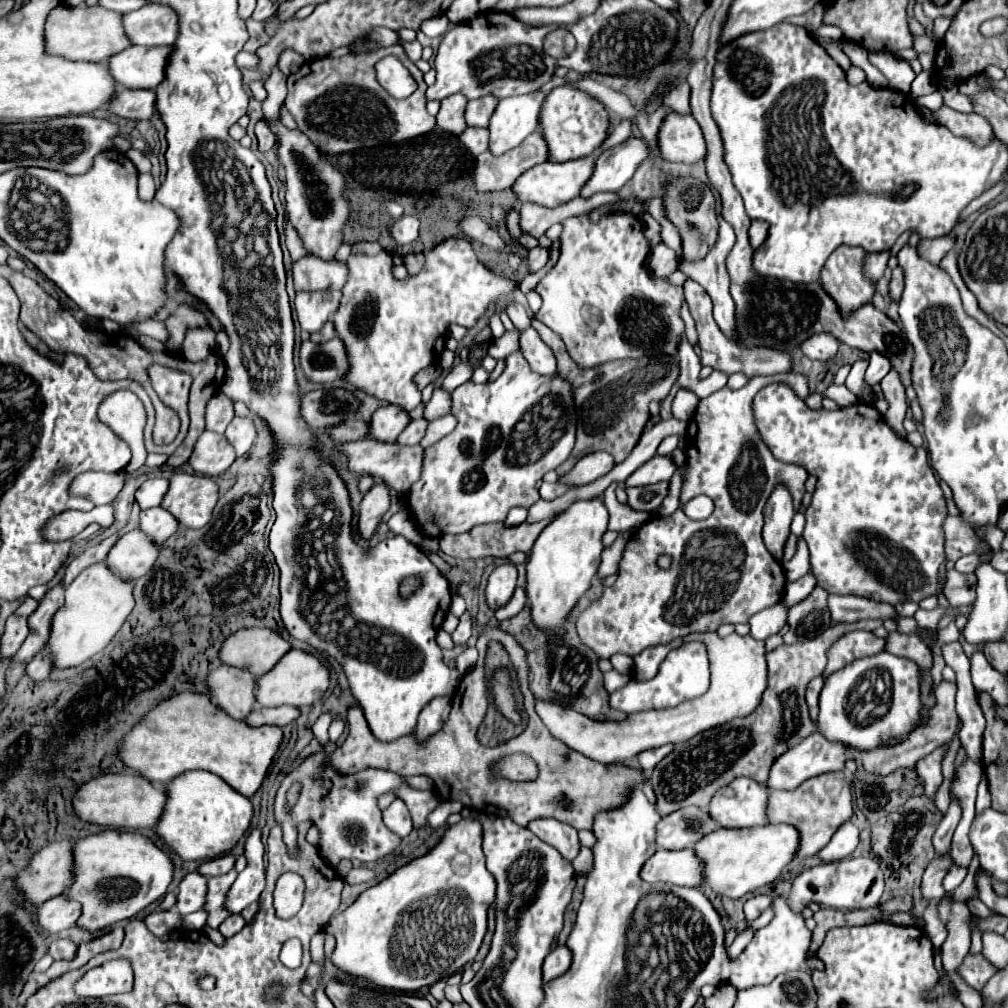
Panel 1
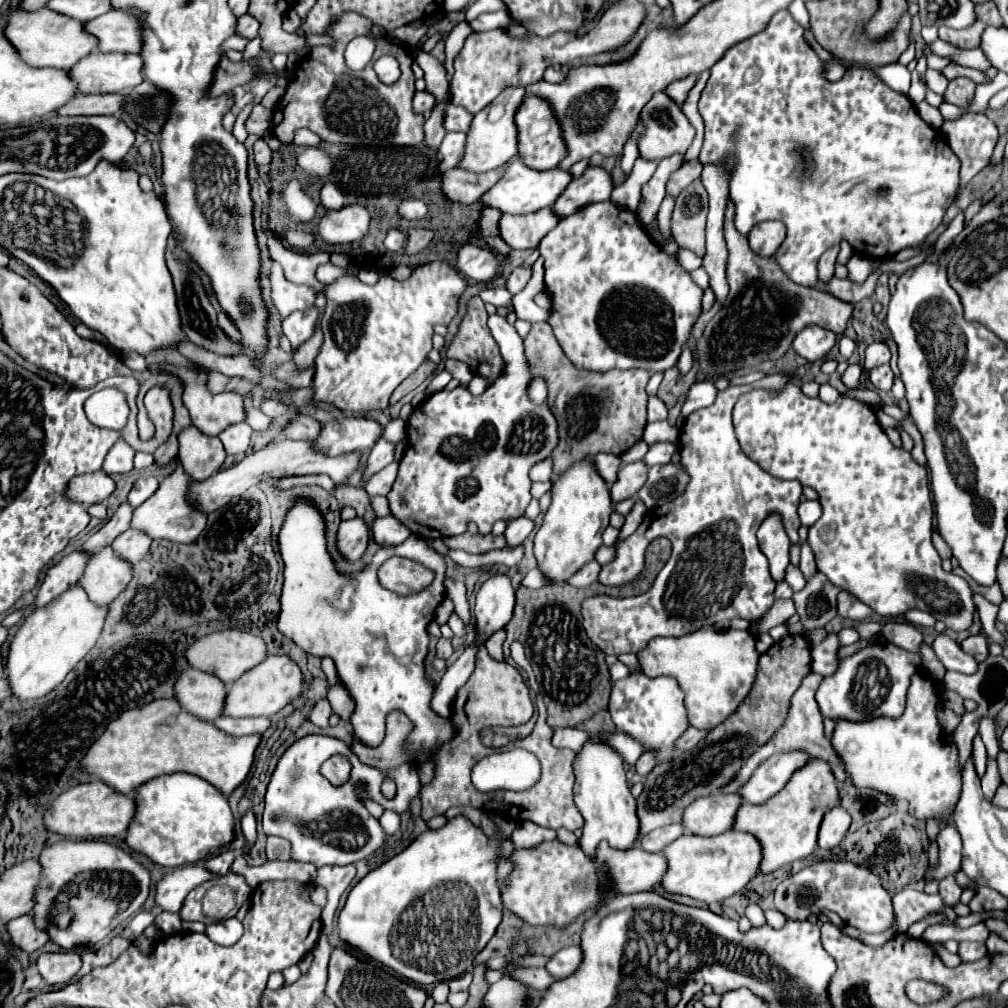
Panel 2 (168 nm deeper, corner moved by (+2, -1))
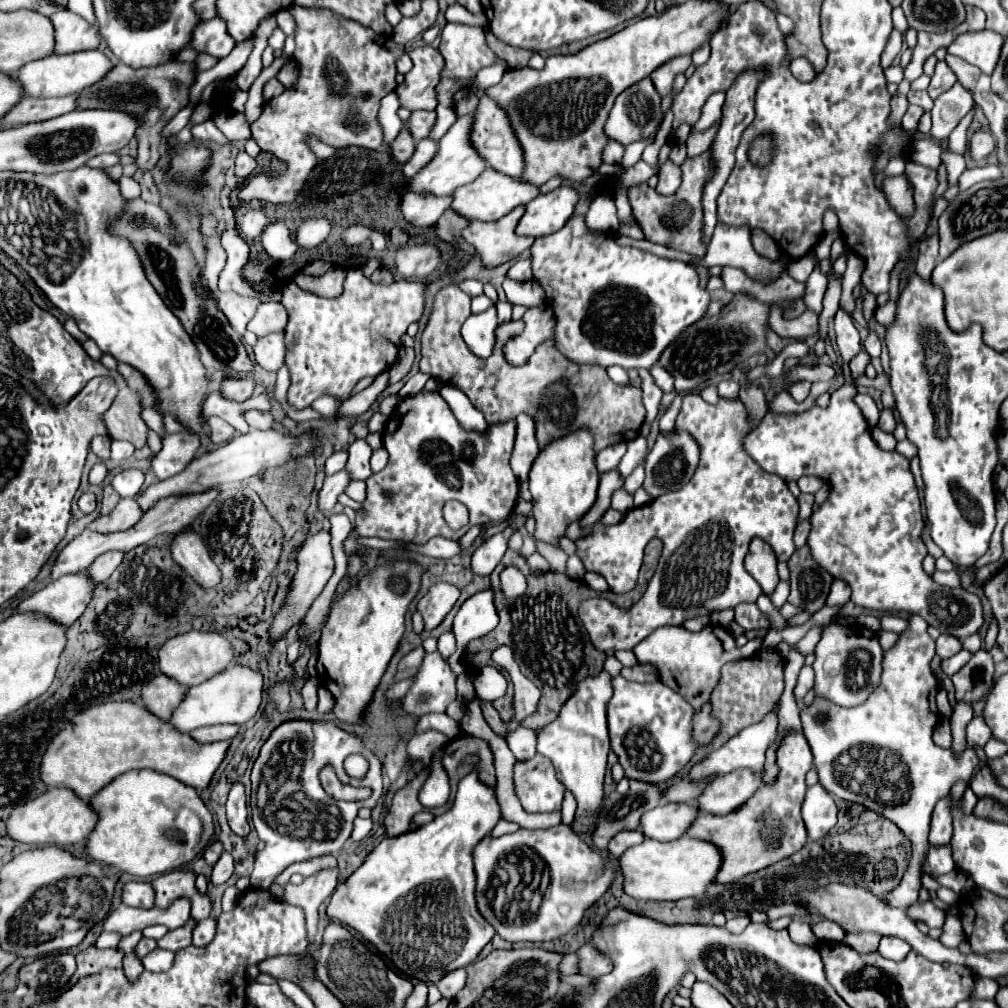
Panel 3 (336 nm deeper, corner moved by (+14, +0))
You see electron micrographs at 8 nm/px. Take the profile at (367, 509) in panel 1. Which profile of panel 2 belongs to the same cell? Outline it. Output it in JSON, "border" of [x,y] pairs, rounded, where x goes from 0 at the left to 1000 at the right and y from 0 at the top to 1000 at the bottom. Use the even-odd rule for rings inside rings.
{"border":[[[357,513],[337,519],[333,531],[333,543],[345,559],[355,557],[363,547],[363,541],[365,541],[365,521]]]}

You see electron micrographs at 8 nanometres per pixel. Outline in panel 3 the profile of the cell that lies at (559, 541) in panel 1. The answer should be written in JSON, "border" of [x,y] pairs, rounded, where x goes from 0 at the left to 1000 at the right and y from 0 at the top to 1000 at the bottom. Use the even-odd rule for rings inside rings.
{"border":[[[575,427],[562,435],[550,437],[538,446],[526,466],[526,488],[528,488],[528,512],[532,514],[530,536],[554,542],[556,534],[562,532],[562,524],[567,516],[575,516],[589,500],[593,486],[593,466],[589,460],[589,437],[587,431]]]}

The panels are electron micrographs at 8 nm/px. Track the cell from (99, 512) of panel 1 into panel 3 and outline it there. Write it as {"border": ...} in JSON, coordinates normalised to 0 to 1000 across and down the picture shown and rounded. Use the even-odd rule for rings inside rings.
{"border":[[[91,488],[81,490],[81,492],[77,494],[77,502],[79,502],[79,506],[81,506],[83,510],[91,510],[93,504],[95,504],[95,492],[93,492]]]}

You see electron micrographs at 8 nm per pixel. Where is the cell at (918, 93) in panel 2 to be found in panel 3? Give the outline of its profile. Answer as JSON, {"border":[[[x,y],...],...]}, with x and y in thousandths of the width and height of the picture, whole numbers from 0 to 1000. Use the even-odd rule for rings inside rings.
{"border":[[[903,89],[901,91],[901,101],[903,103],[911,103],[917,109],[923,109],[925,107],[925,97],[919,91],[915,91],[915,89]]]}

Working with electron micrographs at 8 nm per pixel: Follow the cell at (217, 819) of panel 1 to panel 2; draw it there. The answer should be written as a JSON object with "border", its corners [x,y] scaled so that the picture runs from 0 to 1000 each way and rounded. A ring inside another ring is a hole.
{"border":[[[169,767],[149,773],[135,783],[133,797],[135,797],[135,807],[125,822],[123,834],[131,844],[143,848],[145,852],[149,852],[159,860],[183,860],[188,856],[202,854],[202,850],[206,850],[208,844],[222,842],[232,832],[232,811],[224,791],[214,781],[210,781],[208,777],[204,777],[194,769]]]}

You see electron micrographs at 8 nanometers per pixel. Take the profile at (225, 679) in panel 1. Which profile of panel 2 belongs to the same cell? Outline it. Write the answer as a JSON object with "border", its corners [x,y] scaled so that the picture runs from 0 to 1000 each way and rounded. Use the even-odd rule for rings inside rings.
{"border":[[[188,662],[183,664],[173,678],[175,695],[181,703],[200,715],[210,715],[220,709],[222,689],[224,680],[218,678],[218,674]]]}

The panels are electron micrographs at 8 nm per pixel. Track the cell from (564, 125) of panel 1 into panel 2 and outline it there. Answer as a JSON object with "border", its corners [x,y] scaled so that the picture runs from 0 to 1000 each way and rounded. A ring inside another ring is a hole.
{"border":[[[522,94],[516,106],[512,108],[510,122],[514,130],[514,154],[518,156],[522,166],[532,170],[542,170],[542,168],[550,168],[556,162],[556,158],[560,158],[562,148],[556,134],[556,124],[552,122],[552,116],[548,114],[548,110],[544,110],[544,102],[540,102],[538,98],[532,98],[530,94]]]}

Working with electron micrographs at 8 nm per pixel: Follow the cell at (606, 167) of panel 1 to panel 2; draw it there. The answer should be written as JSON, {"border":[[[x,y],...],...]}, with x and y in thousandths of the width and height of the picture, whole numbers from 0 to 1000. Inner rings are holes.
{"border":[[[583,166],[577,176],[569,178],[558,189],[558,193],[548,203],[548,211],[556,217],[563,215],[585,201],[603,199],[605,191],[607,191],[605,174],[597,166]]]}

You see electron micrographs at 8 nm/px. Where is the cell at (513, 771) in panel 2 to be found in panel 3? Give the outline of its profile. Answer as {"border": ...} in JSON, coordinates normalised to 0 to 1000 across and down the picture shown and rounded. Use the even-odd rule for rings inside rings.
{"border":[[[472,766],[462,768],[444,806],[413,823],[381,831],[367,845],[363,855],[331,883],[325,909],[351,921],[399,966],[423,976],[433,976],[444,964],[464,958],[490,929],[472,899],[468,843],[496,812],[491,784],[478,780]]]}

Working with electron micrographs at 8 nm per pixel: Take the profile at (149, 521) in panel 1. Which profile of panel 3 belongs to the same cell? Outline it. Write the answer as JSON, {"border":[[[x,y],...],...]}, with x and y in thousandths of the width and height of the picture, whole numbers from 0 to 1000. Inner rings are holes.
{"border":[[[111,546],[101,550],[99,554],[95,554],[95,558],[87,563],[87,569],[91,569],[91,575],[95,577],[103,577],[111,571],[111,567],[119,562],[119,558],[123,556],[125,548],[123,546]]]}

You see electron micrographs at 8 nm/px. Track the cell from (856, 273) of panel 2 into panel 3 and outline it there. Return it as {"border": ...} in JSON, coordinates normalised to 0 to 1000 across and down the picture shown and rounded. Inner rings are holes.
{"border":[[[831,306],[827,313],[827,329],[829,341],[835,353],[835,369],[837,381],[823,391],[823,401],[819,405],[806,403],[792,411],[768,411],[760,409],[752,423],[736,435],[738,448],[752,458],[752,462],[762,468],[774,472],[778,478],[790,478],[796,472],[810,472],[823,480],[823,490],[817,500],[804,512],[804,530],[802,530],[802,544],[806,546],[806,554],[825,569],[825,573],[837,575],[845,583],[845,597],[853,603],[885,609],[885,607],[899,607],[915,611],[923,621],[931,623],[937,629],[944,629],[956,635],[974,621],[974,599],[968,589],[962,589],[956,583],[940,583],[933,581],[925,575],[923,569],[915,563],[915,554],[919,552],[919,542],[913,534],[917,524],[915,516],[915,500],[911,492],[911,484],[907,480],[907,472],[903,468],[903,458],[899,452],[891,448],[879,448],[867,440],[863,431],[861,419],[857,419],[857,411],[847,399],[849,383],[845,369],[841,367],[841,359],[855,347],[851,327],[845,321],[841,310]]]}

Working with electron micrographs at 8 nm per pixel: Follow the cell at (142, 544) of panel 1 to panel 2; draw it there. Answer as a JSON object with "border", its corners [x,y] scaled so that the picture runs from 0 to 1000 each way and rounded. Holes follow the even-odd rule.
{"border":[[[105,543],[91,553],[91,559],[87,559],[83,570],[77,574],[75,580],[85,586],[91,598],[105,602],[123,586],[129,574],[129,566],[131,561],[123,559],[111,547],[111,543]]]}

